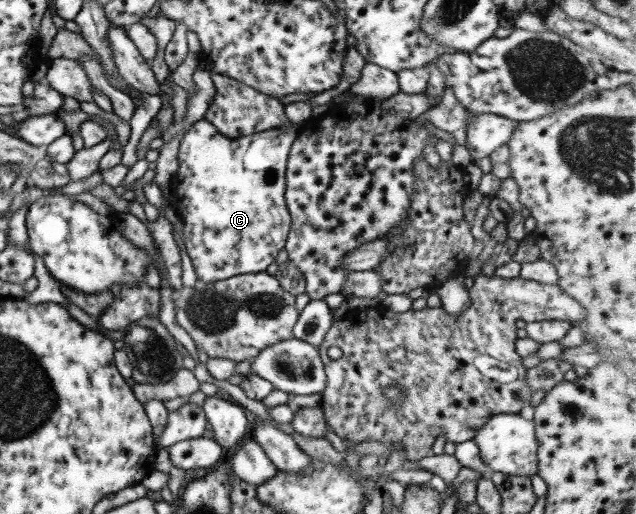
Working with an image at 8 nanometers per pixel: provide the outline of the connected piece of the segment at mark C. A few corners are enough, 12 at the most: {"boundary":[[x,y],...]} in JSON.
{"boundary":[[300,124],[179,146],[172,205],[198,281],[266,272],[291,229]]}

